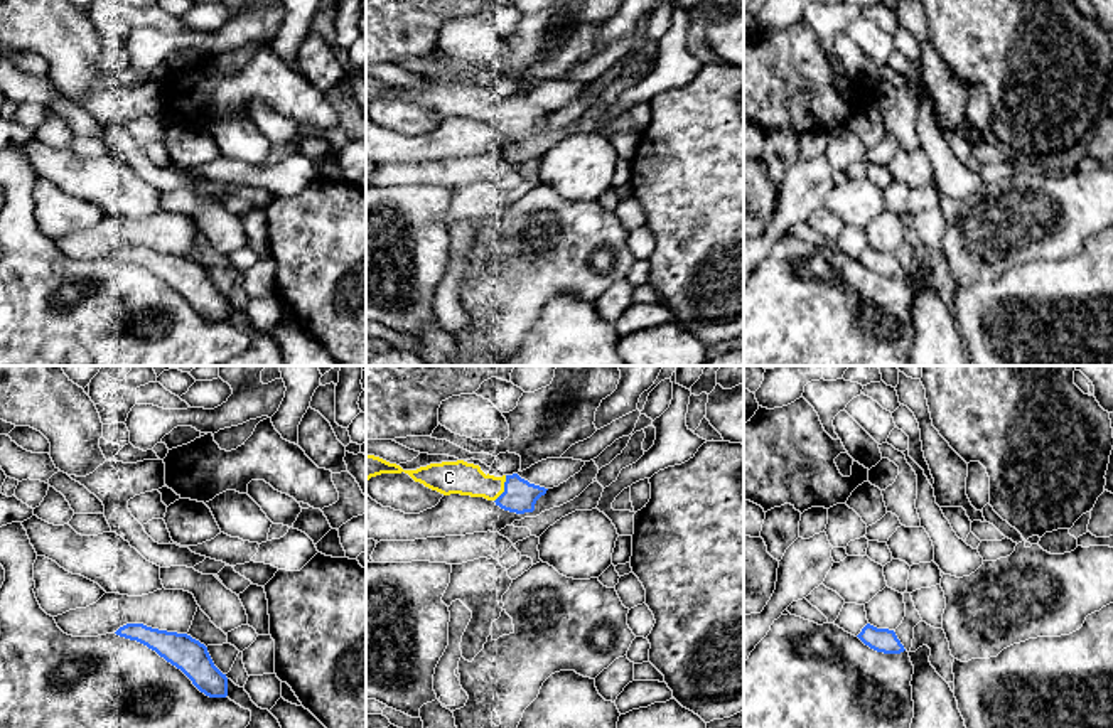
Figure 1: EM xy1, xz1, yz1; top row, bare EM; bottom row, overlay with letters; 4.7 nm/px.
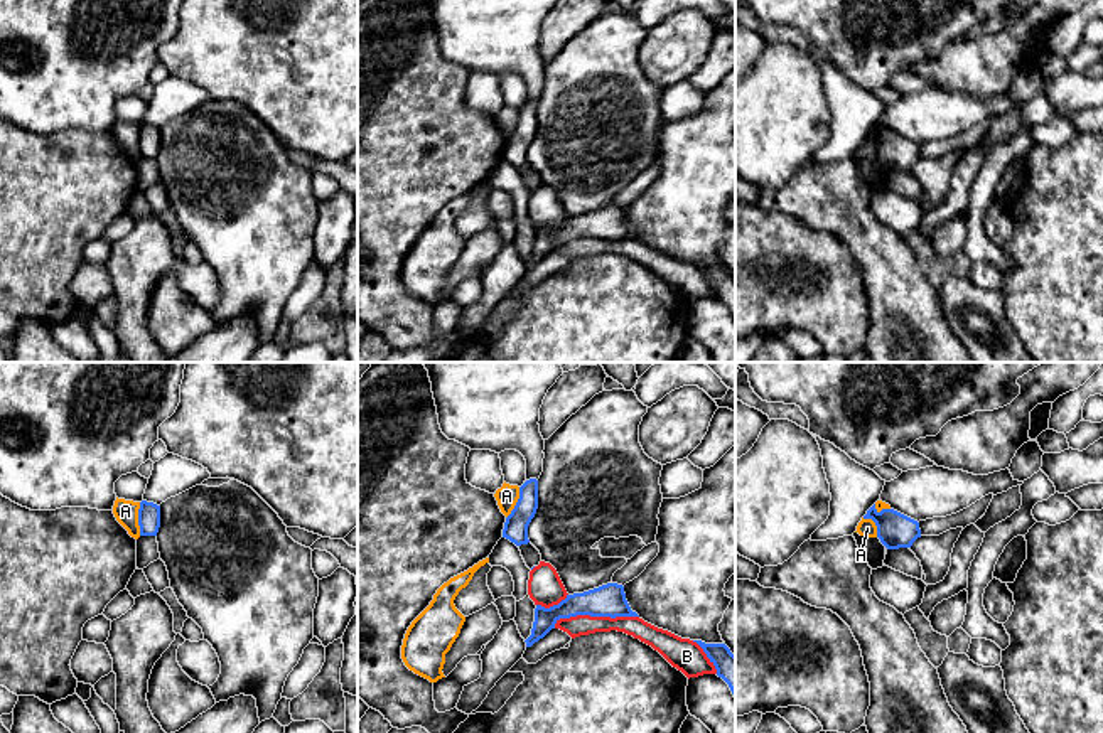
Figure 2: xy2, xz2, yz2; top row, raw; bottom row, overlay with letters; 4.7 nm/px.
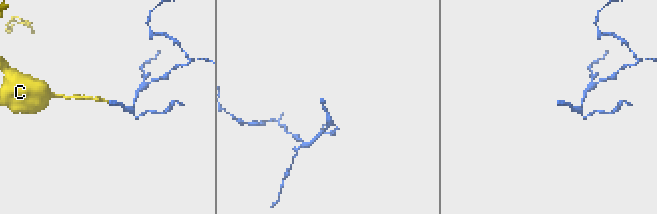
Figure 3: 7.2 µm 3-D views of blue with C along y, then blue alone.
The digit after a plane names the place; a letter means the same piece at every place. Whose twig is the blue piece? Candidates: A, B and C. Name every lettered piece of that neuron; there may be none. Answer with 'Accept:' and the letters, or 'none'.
Accept: C

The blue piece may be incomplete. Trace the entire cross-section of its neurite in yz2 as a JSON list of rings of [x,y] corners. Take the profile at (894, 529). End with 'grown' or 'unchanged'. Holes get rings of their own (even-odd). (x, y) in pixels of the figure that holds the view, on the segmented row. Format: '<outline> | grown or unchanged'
[[[874,504],[864,519],[875,522],[877,538],[887,549],[911,548],[921,538],[919,522],[894,509],[882,509],[879,512]]] | unchanged

